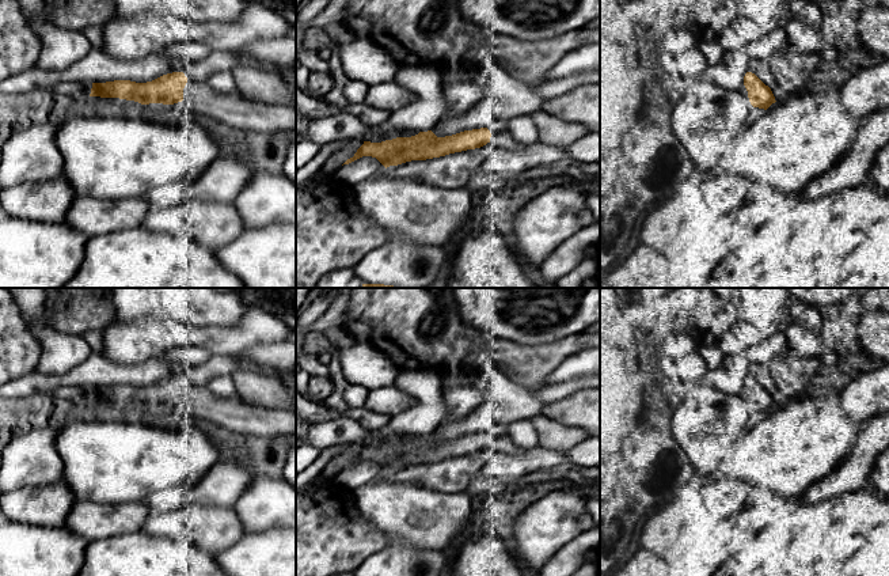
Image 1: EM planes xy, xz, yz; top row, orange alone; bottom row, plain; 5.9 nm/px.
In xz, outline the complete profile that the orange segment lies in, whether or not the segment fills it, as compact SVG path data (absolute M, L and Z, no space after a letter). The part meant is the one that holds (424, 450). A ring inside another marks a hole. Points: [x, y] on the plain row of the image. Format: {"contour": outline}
{"contour": "M493 424L487 428L486 432L464 435L445 442L437 442L432 435L428 435L419 436L418 439L411 442L396 442L381 447L364 446L364 448L357 454L354 461L347 463L343 469L349 469L362 461L372 461L376 462L387 473L390 470L398 470L411 465L440 462L455 456L480 452L490 447L490 442L493 437L502 435L508 435L506 427L502 424Z"}

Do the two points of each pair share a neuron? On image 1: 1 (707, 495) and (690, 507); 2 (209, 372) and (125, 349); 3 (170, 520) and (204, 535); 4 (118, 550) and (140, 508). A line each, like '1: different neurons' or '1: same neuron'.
1: different neurons
2: different neurons
3: same neuron
4: different neurons

